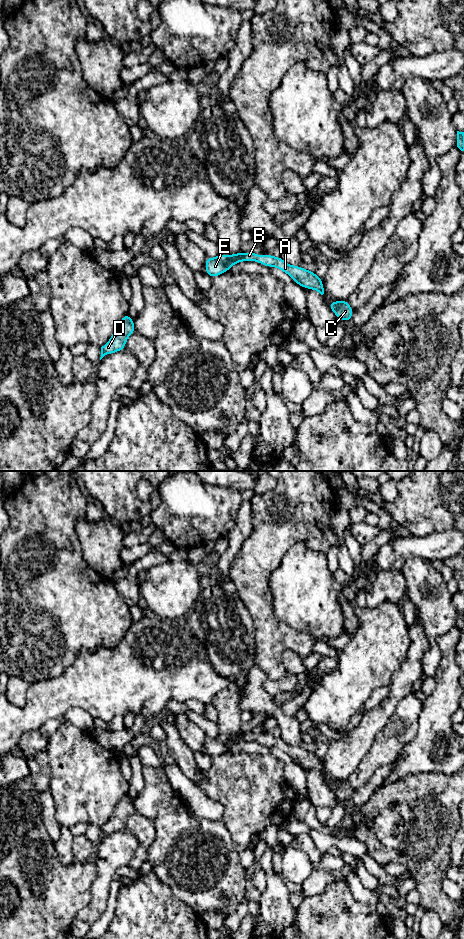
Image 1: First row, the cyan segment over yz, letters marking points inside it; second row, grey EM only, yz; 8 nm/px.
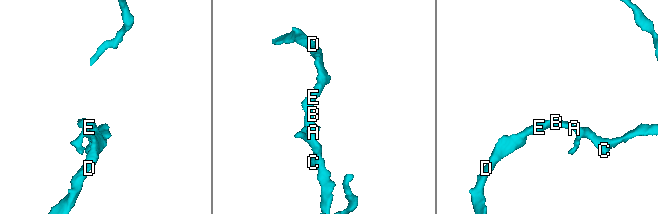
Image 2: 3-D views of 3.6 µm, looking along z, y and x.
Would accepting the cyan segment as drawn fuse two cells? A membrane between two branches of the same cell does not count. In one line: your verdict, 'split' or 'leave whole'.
leave whole

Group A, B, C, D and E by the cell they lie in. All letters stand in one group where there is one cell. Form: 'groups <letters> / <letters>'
groups A B C D E

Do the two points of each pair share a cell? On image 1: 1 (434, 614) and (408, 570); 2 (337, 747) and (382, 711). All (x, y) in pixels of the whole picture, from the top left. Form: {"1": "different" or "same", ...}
{"1": "same", "2": "same"}

